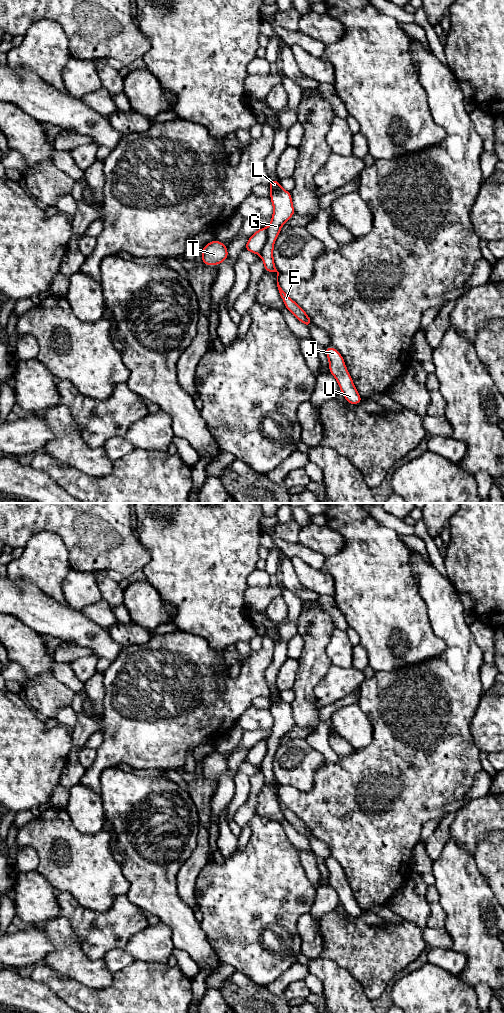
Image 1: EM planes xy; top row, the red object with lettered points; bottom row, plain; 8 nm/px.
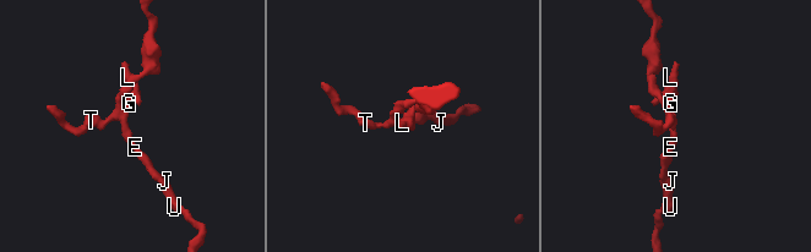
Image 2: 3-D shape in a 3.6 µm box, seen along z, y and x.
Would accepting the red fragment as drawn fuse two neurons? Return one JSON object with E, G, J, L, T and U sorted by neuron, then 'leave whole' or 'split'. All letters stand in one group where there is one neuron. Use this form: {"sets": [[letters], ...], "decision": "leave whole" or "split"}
{"sets": [["E", "G", "J", "L", "U"], ["T"]], "decision": "split"}

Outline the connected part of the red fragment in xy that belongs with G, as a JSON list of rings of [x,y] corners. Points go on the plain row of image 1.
[[[270,691],[269,698],[271,701],[270,712],[274,719],[274,724],[271,729],[270,737],[267,739],[267,753],[265,754],[260,769],[263,772],[266,784],[277,785],[277,799],[285,819],[308,840],[313,836],[306,824],[293,813],[280,799],[278,794],[279,784],[277,783],[273,771],[273,760],[281,739],[294,726],[295,721],[292,716],[291,705],[284,702],[279,693]]]

